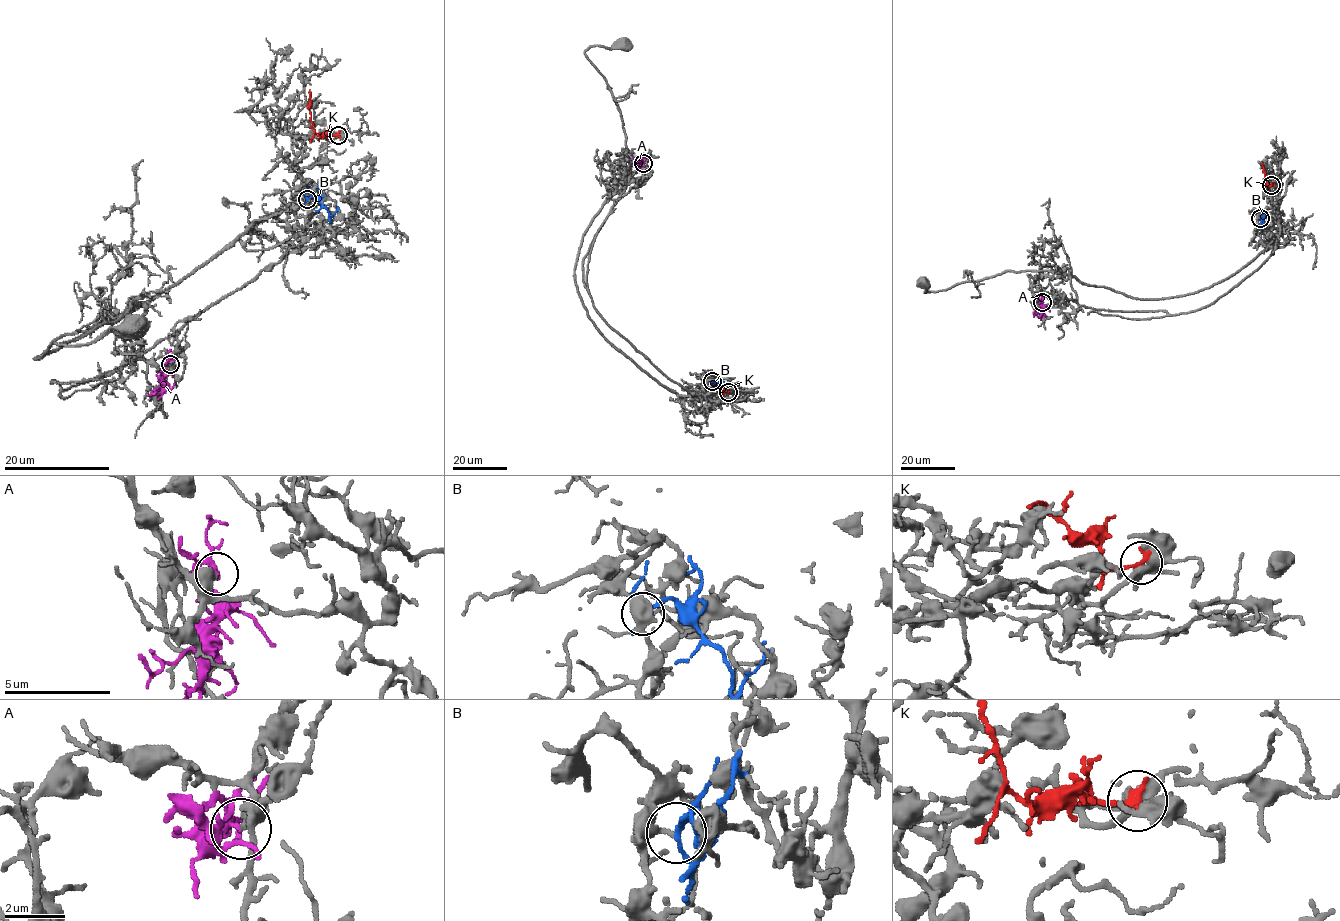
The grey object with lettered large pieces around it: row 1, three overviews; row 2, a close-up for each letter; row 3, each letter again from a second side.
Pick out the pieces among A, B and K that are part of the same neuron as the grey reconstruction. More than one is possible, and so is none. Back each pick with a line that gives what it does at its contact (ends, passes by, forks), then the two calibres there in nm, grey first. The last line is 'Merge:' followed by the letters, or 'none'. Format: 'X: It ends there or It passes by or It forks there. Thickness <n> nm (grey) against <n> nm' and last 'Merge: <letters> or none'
Merge: none

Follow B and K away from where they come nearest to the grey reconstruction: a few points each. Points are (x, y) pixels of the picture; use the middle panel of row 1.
B: (712, 381), (728, 385)
K: (728, 392), (714, 383)

